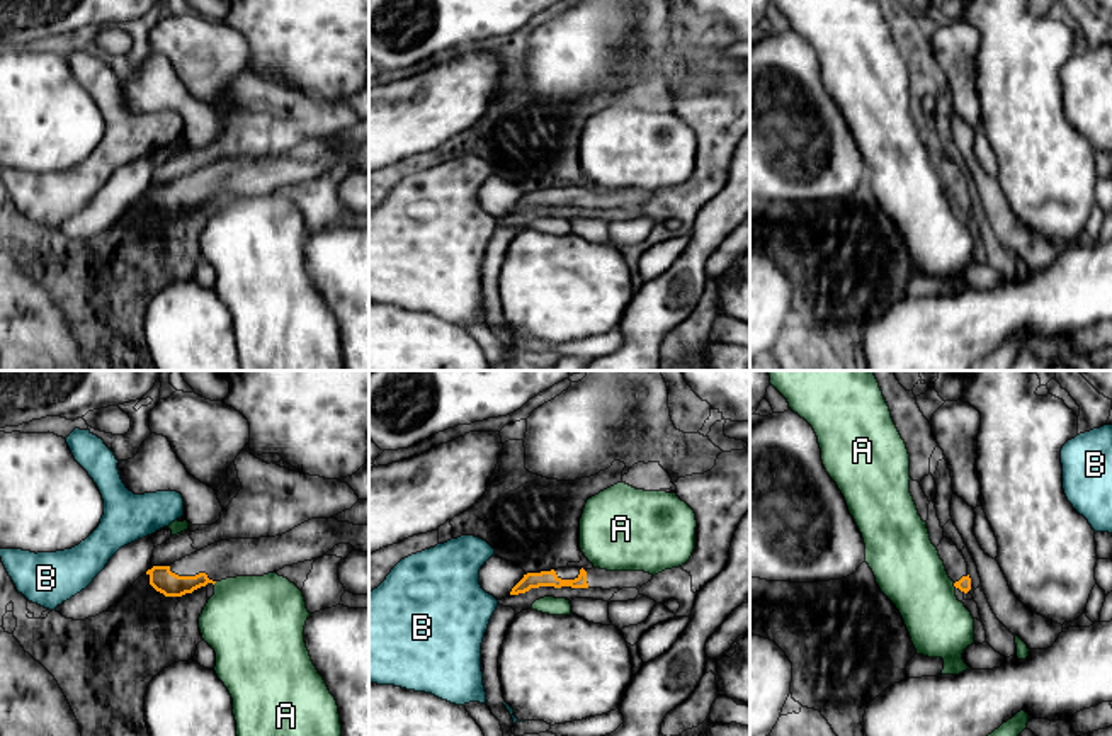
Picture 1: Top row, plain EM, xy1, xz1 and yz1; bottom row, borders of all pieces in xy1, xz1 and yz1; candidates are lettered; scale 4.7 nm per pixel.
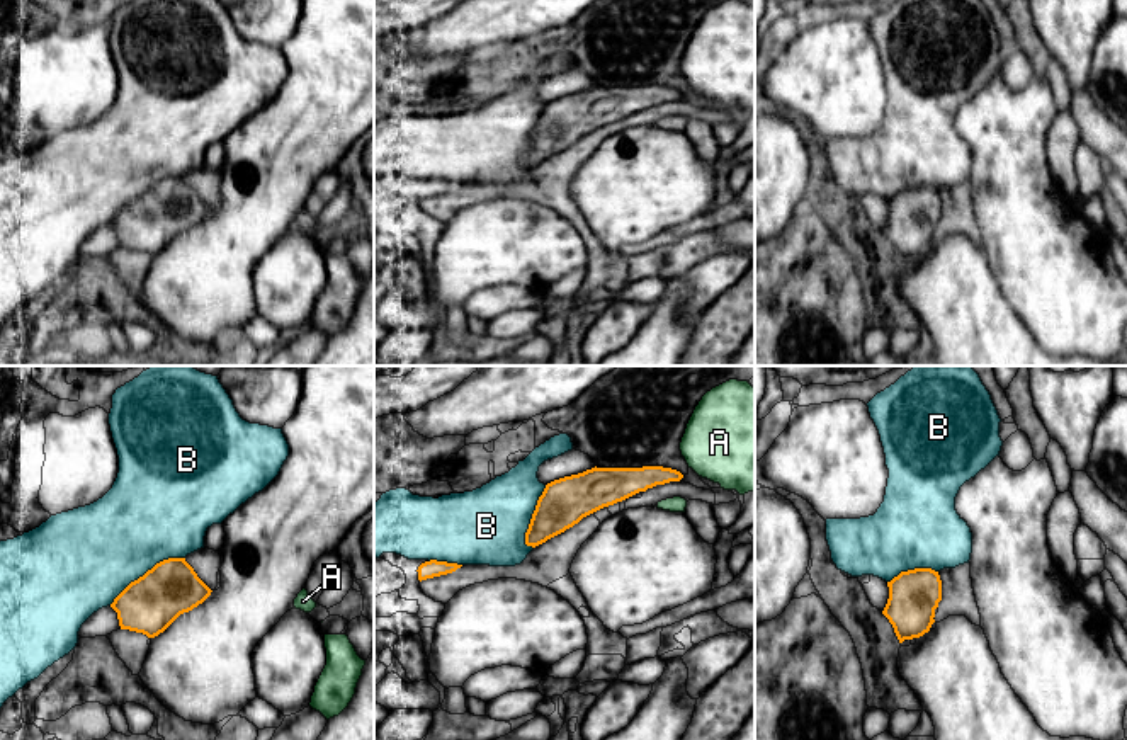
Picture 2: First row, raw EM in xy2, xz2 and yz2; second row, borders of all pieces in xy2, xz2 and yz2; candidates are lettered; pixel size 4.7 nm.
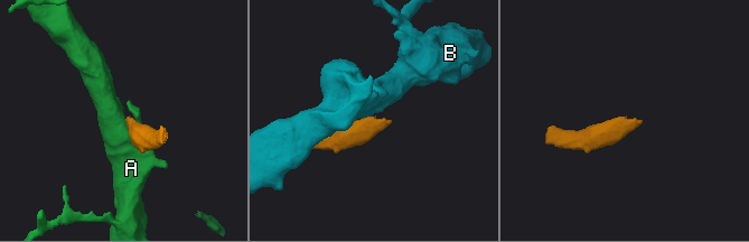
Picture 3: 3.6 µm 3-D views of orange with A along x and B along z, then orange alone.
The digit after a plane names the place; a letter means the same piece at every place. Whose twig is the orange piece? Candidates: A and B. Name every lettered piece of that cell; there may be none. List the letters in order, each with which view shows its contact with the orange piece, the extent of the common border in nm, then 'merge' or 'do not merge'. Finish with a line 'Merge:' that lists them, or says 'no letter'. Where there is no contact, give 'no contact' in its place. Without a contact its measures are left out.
A: meets orange in yz1; contact 30 nm long; do not merge
B: meets orange in xy2; contact 420 nm long; do not merge
Merge: no letter

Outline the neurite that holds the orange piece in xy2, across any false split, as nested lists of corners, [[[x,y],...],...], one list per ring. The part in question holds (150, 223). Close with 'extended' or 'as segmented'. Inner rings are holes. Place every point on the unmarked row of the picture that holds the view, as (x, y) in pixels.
[[[168,177],[131,201],[110,226],[117,231],[121,248],[155,257],[211,211],[185,177]]]; as segmented

